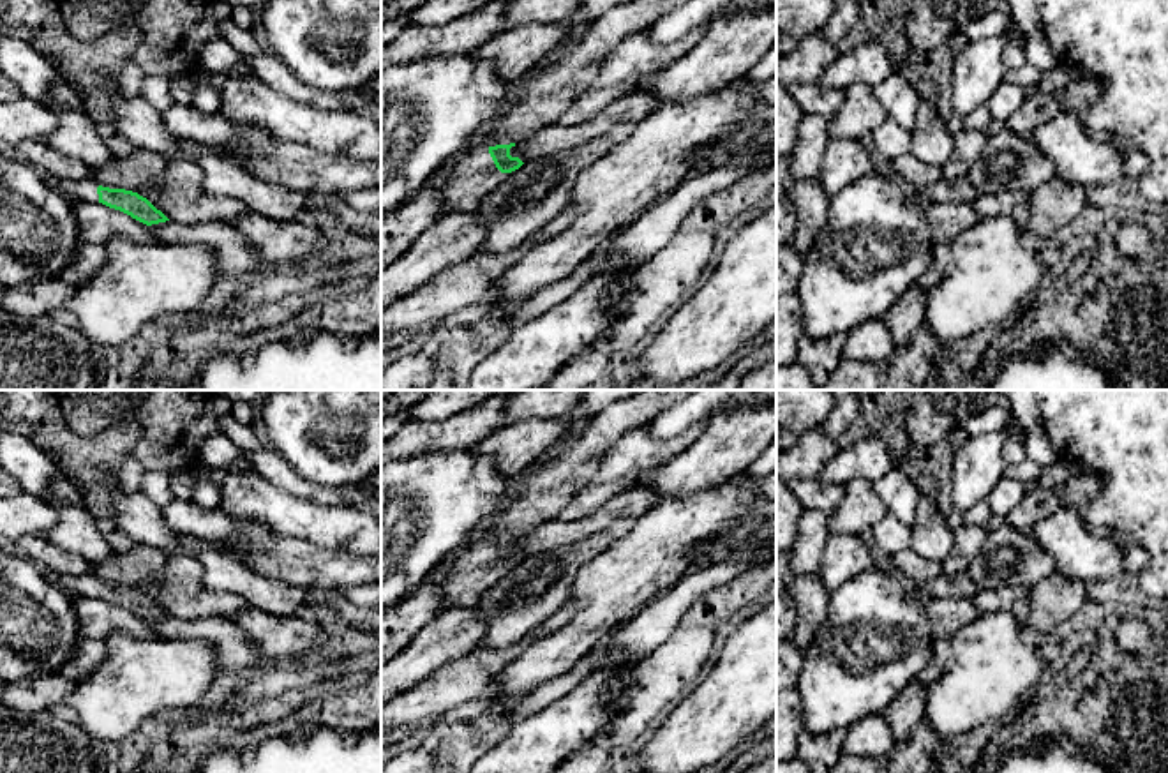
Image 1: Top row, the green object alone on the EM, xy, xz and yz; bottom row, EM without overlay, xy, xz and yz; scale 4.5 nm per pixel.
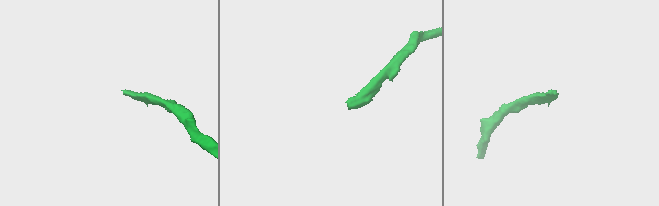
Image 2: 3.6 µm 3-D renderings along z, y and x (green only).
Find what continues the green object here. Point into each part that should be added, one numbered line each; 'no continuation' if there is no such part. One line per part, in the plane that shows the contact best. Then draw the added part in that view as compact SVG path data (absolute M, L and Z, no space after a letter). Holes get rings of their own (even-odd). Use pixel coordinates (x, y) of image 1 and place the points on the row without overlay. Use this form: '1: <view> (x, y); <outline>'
1: xz (471, 570); M489 542L460 549L443 568L434 572L431 581L445 582L443 609L468 609L489 589L508 568L501 568Z

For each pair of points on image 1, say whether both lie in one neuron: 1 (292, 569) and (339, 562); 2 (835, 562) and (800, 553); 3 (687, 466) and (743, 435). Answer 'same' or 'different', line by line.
1: same
2: different
3: same

